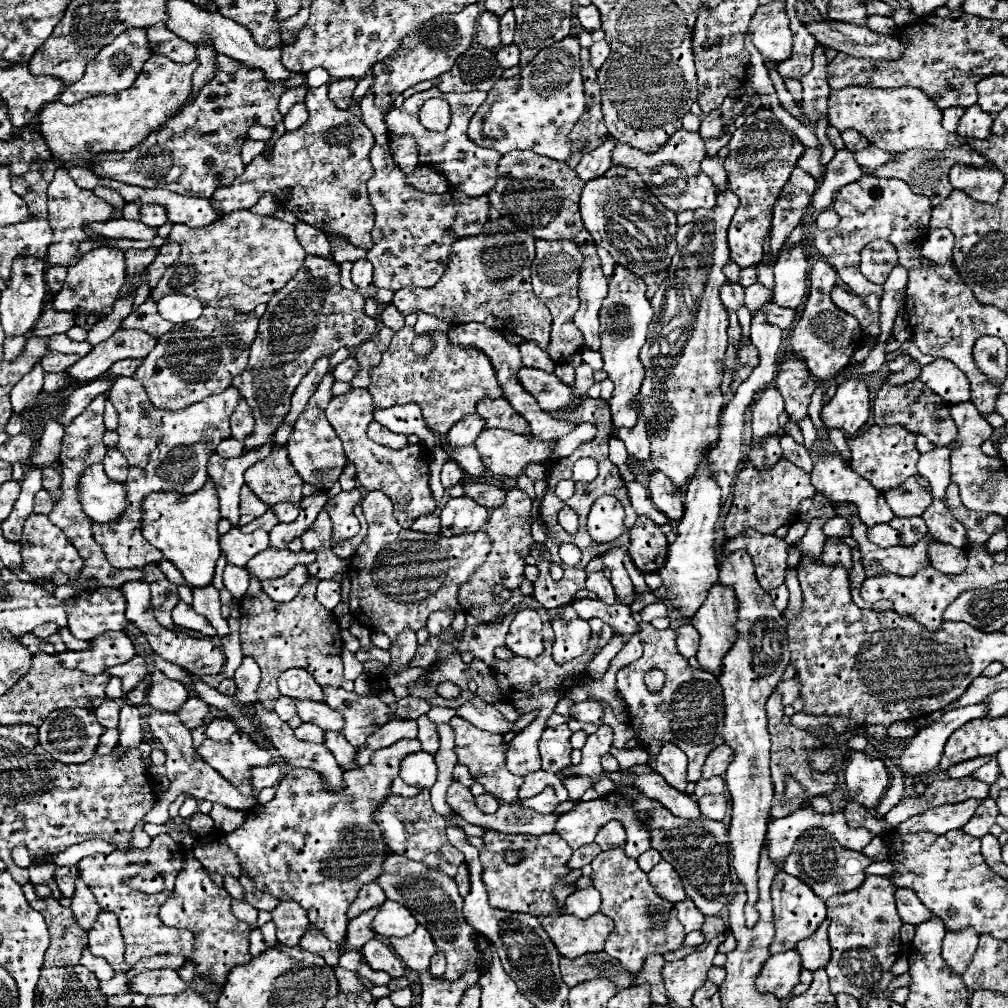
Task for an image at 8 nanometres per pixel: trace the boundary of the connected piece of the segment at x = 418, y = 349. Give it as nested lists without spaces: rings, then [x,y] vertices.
[[[426,331],[426,333],[418,335],[418,337],[412,341],[412,351],[414,351],[414,353],[420,353],[420,355],[430,355],[430,353],[434,351],[432,333]]]

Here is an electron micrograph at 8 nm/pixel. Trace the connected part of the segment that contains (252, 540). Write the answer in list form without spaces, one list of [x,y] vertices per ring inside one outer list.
[[[232,527],[228,533],[220,535],[220,549],[226,555],[228,563],[244,567],[256,553],[268,549],[268,533],[254,531],[244,535],[238,527]]]

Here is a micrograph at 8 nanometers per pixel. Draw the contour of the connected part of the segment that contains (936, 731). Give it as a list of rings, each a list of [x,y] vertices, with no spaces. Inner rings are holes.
[[[984,703],[948,711],[948,713],[944,713],[942,719],[920,729],[912,739],[908,739],[902,745],[900,767],[902,767],[904,775],[916,777],[920,773],[936,769],[948,737],[956,729],[960,729],[964,723],[978,719],[978,717],[984,717]]]

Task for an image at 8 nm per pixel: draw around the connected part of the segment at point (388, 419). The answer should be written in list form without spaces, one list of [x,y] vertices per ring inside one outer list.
[[[406,403],[406,405],[394,405],[388,409],[374,411],[374,419],[380,421],[386,429],[402,435],[418,435],[420,443],[426,447],[434,447],[436,435],[426,427],[420,405]]]

